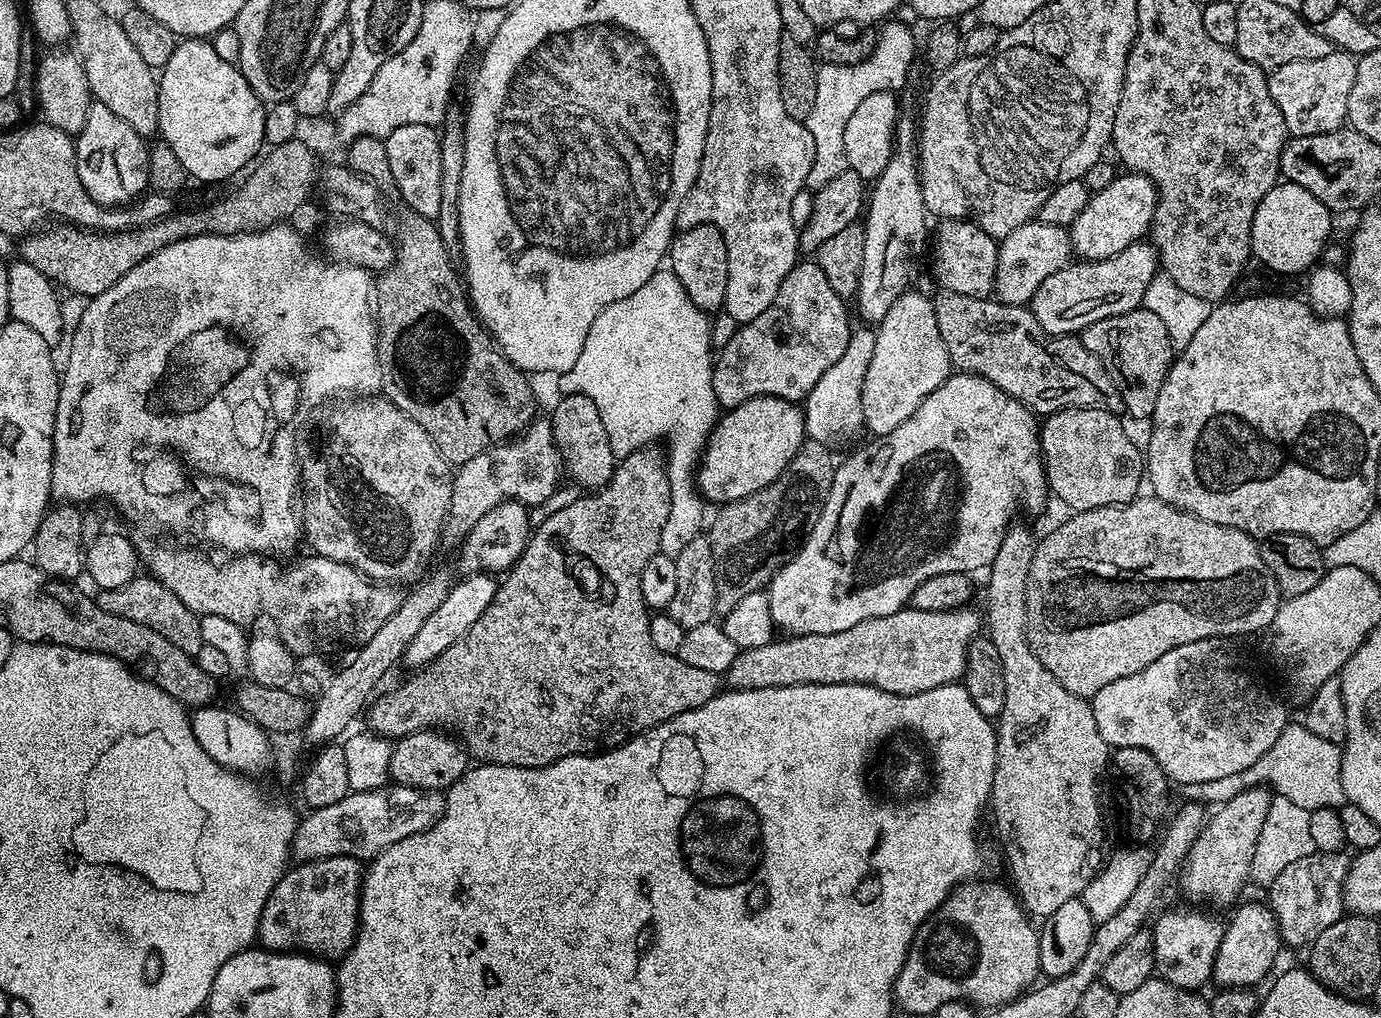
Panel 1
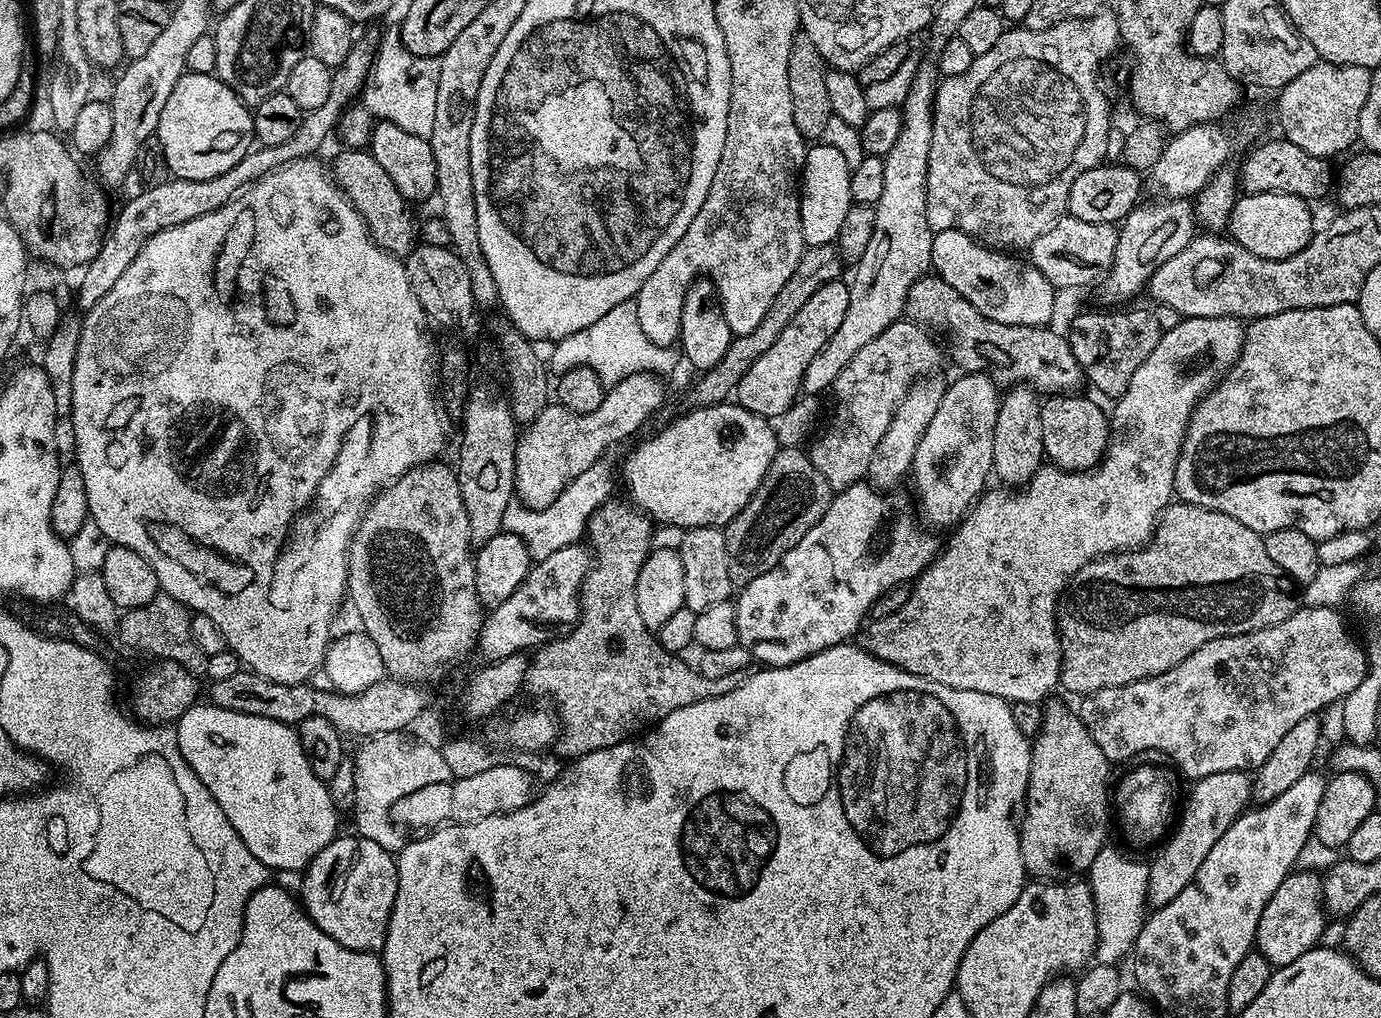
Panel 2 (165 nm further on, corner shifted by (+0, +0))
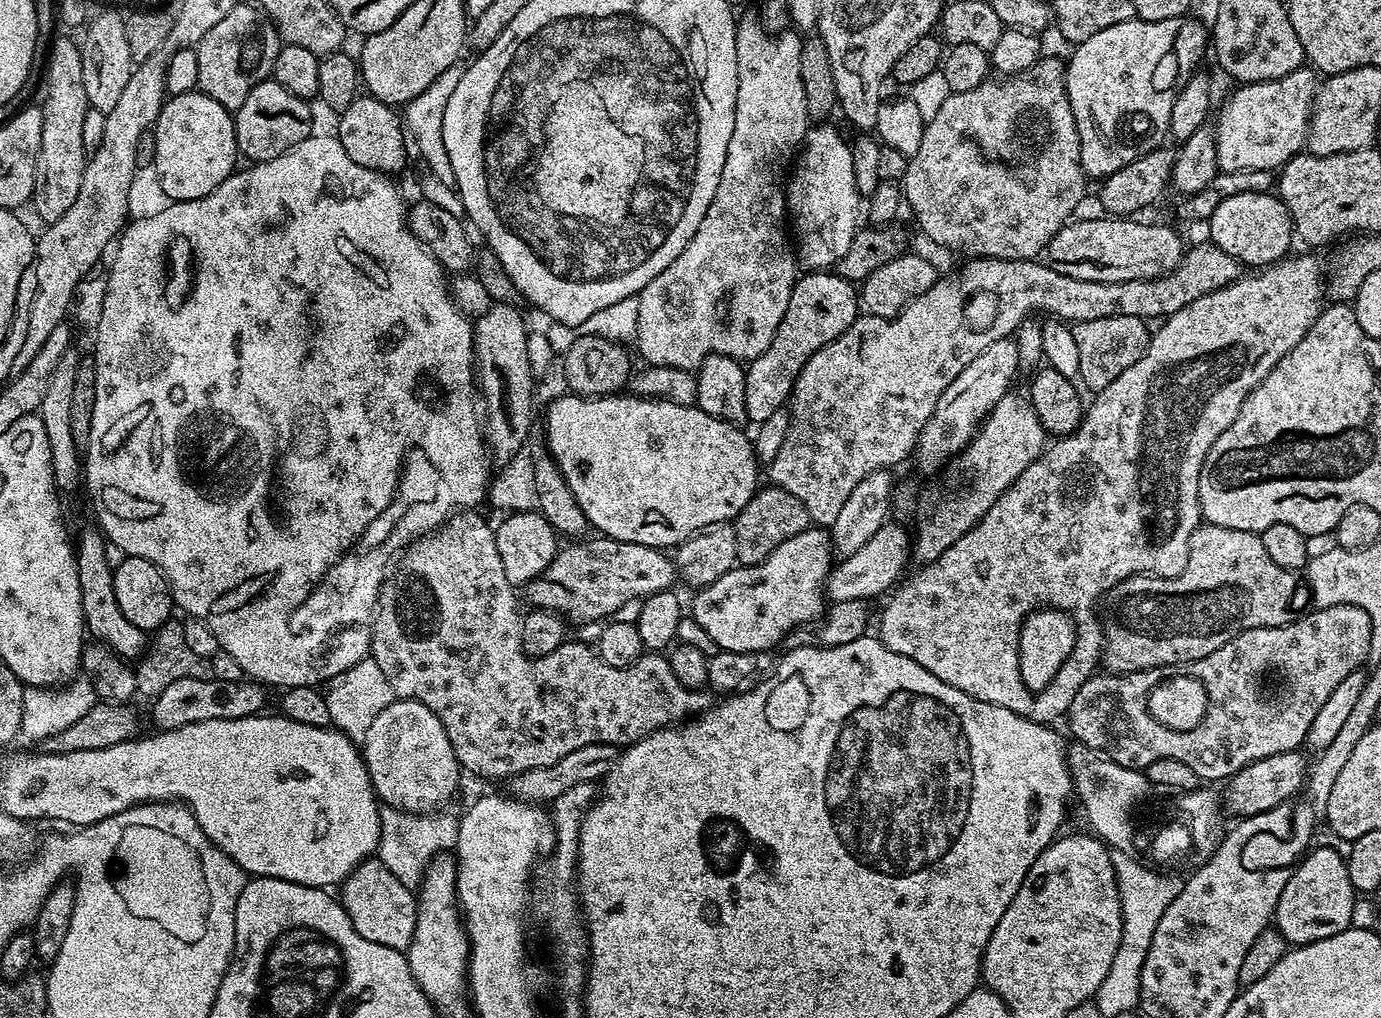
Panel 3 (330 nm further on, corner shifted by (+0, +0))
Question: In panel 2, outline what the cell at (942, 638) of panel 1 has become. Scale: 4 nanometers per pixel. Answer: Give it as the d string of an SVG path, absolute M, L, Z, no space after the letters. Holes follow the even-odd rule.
M1189 316L1182 318L1172 328L1163 329L1160 333L1158 346L1150 350L1150 358L1134 370L1134 378L1130 378L1130 386L1126 394L1122 394L1110 408L1110 432L1108 451L1104 453L1104 459L1094 468L1087 472L1067 472L1055 466L1041 467L1039 472L1028 484L1019 490L1004 492L985 491L980 499L972 505L967 516L955 525L952 537L948 545L943 545L942 551L936 559L916 577L910 598L906 598L906 606L902 610L894 610L890 618L872 620L867 625L868 637L862 641L863 647L877 656L882 662L898 666L910 674L918 674L930 682L942 682L946 686L954 686L954 690L978 690L982 694L994 694L998 698L1013 703L1040 704L1047 701L1052 691L1057 691L1060 683L1060 630L1058 627L1058 605L1062 599L1062 593L1067 589L1068 583L1082 570L1082 566L1089 564L1091 560L1097 560L1099 556L1106 556L1114 552L1127 552L1144 547L1156 531L1156 525L1160 522L1160 515L1164 509L1173 503L1176 483L1176 463L1178 454L1182 450L1184 435L1188 429L1190 418L1194 414L1197 404L1228 375L1230 369L1236 365L1240 351L1244 345L1246 328L1235 316L1219 316L1218 318L1198 318Z

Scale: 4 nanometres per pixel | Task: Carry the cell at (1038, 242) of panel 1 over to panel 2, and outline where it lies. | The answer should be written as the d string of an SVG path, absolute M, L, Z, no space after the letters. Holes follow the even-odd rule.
M1065 214L1054 227L1046 230L1046 234L1042 234L1042 238L1032 243L1030 261L1056 290L1080 288L1083 284L1092 286L1103 277L1104 273L1112 269L1118 236L1119 231L1115 224L1082 222Z

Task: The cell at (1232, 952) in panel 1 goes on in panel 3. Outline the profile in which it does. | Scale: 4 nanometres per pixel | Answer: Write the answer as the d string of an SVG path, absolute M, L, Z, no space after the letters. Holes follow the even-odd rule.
M1313 847L1312 853L1305 855L1292 869L1290 882L1286 884L1286 890L1282 890L1282 898L1278 898L1274 927L1283 934L1289 945L1313 944L1322 938L1330 938L1342 930L1352 927L1352 915L1358 899L1358 893L1352 887L1348 877L1348 861L1343 856L1334 854L1329 848Z

